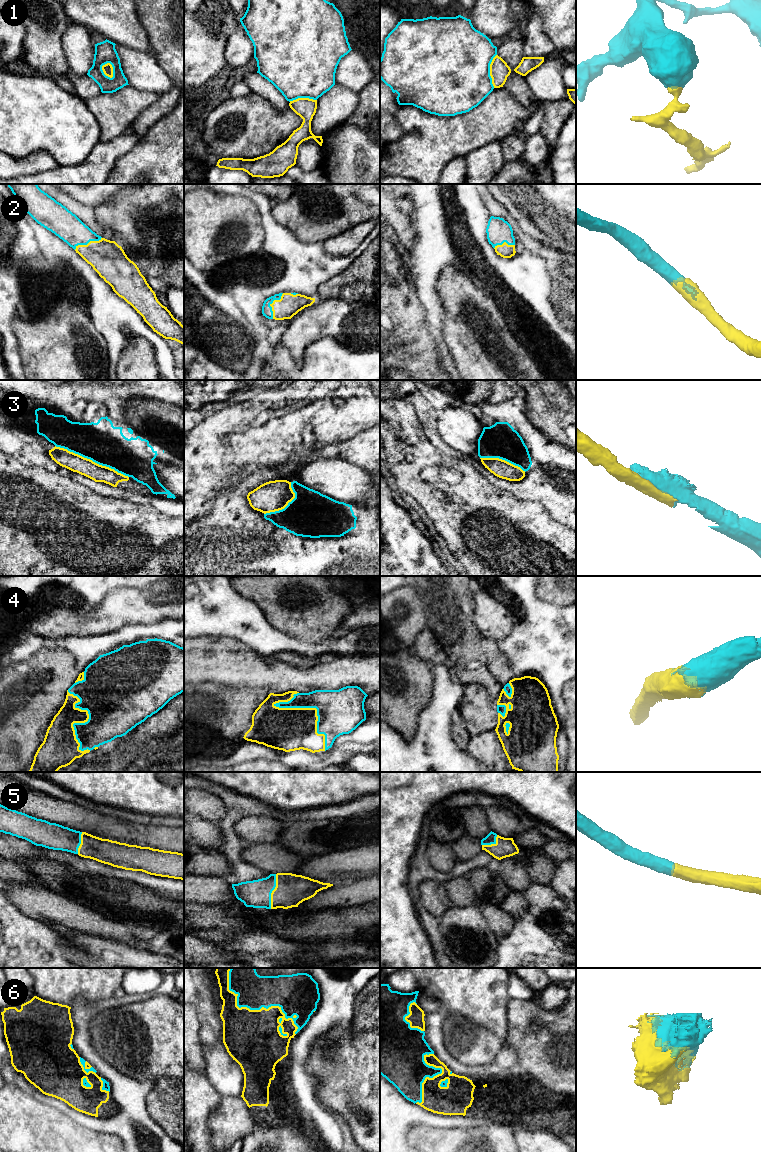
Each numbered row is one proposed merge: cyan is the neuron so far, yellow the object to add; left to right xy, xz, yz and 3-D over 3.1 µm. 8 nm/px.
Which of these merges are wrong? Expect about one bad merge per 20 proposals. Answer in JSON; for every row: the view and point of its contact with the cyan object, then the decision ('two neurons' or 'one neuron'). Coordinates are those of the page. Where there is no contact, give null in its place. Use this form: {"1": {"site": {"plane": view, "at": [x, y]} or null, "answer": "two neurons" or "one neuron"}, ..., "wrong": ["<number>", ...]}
{"1": {"site": {"plane": "xy", "at": [113, 70]}, "answer": "two neurons"}, "2": {"site": {"plane": "xz", "at": [271, 303]}, "answer": "one neuron"}, "3": {"site": {"plane": "xy", "at": [92, 460]}, "answer": "one neuron"}, "4": {"site": {"plane": "xz", "at": [317, 710]}, "answer": "one neuron"}, "5": {"site": {"plane": "xz", "at": [272, 890]}, "answer": "one neuron"}, "6": {"site": {"plane": "xz", "at": [255, 1009]}, "answer": "one neuron"}, "wrong": ["1"]}

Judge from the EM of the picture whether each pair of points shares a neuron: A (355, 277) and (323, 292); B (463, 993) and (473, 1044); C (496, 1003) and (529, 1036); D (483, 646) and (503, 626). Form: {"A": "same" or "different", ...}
{"A": "same", "B": "different", "C": "different", "D": "different"}

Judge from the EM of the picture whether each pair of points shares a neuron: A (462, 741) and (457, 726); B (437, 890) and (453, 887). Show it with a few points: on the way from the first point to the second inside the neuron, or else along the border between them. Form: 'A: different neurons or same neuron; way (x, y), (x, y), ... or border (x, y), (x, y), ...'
A: same neuron; way (461, 737), (459, 730)
B: different neurons; border (443, 884), (452, 904)

